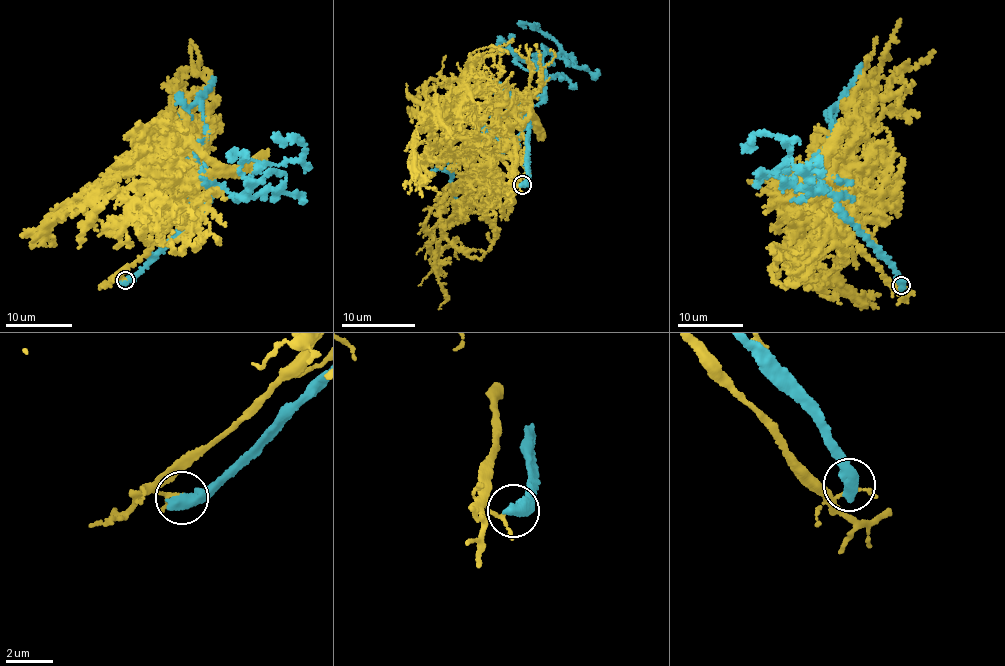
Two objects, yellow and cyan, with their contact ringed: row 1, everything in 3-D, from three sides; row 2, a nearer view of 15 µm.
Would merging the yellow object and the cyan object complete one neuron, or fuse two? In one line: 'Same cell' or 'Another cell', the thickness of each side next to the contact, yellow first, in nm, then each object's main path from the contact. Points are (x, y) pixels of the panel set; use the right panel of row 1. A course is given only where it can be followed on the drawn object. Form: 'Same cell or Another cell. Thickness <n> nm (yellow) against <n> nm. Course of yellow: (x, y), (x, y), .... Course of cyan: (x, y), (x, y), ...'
Another cell. Thickness 100 nm (yellow) against 600 nm. Course of yellow: (900, 284), (888, 284), (861, 254), (829, 170), (836, 145), (855, 125), (856, 98), (878, 74), (901, 21). Course of cyan: (900, 284), (821, 184), (818, 192), (798, 187), (777, 171), (791, 153), (781, 140), (757, 134), (743, 147)

